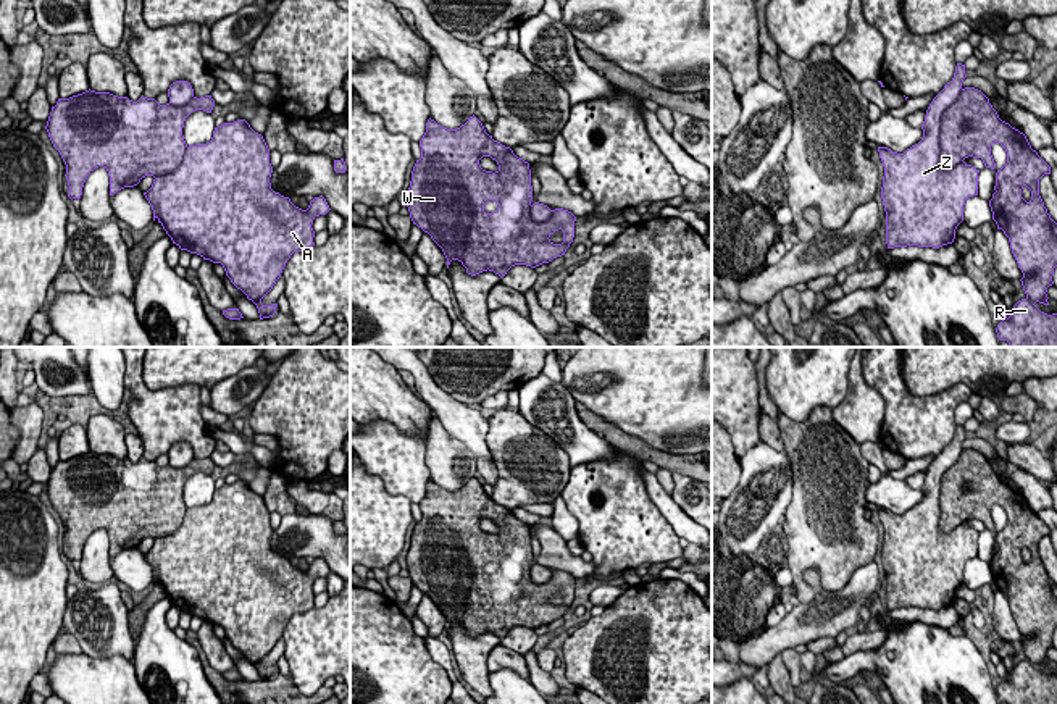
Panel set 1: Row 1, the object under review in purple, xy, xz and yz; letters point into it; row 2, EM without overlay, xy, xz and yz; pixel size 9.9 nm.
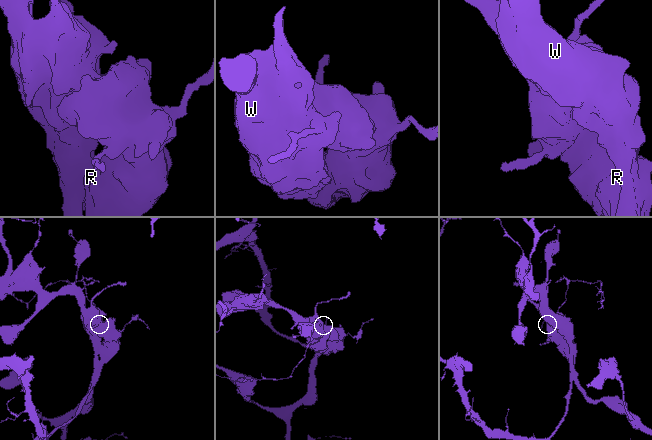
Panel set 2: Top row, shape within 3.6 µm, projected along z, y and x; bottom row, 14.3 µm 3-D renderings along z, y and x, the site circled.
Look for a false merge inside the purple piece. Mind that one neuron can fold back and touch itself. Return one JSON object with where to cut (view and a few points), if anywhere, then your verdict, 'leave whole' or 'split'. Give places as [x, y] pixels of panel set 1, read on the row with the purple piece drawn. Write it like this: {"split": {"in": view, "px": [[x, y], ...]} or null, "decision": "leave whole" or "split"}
{"split": null, "decision": "leave whole"}

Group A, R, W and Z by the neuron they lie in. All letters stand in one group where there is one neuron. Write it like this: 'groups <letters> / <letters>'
groups A R W Z

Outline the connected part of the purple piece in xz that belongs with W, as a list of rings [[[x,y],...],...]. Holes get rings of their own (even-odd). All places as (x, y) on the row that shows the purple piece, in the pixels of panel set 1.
[[[474,115],[457,129],[442,128],[429,118],[420,147],[407,207],[413,224],[442,249],[447,268],[458,260],[471,276],[489,270],[502,278],[515,265],[536,268],[565,255],[574,237],[576,216],[563,208],[533,203],[529,163],[494,140]],[[483,157],[495,160],[499,170],[483,170]]]

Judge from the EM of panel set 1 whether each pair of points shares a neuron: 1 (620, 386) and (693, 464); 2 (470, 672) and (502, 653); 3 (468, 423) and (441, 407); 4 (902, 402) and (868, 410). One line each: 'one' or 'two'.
1: two
2: two
3: one
4: two

